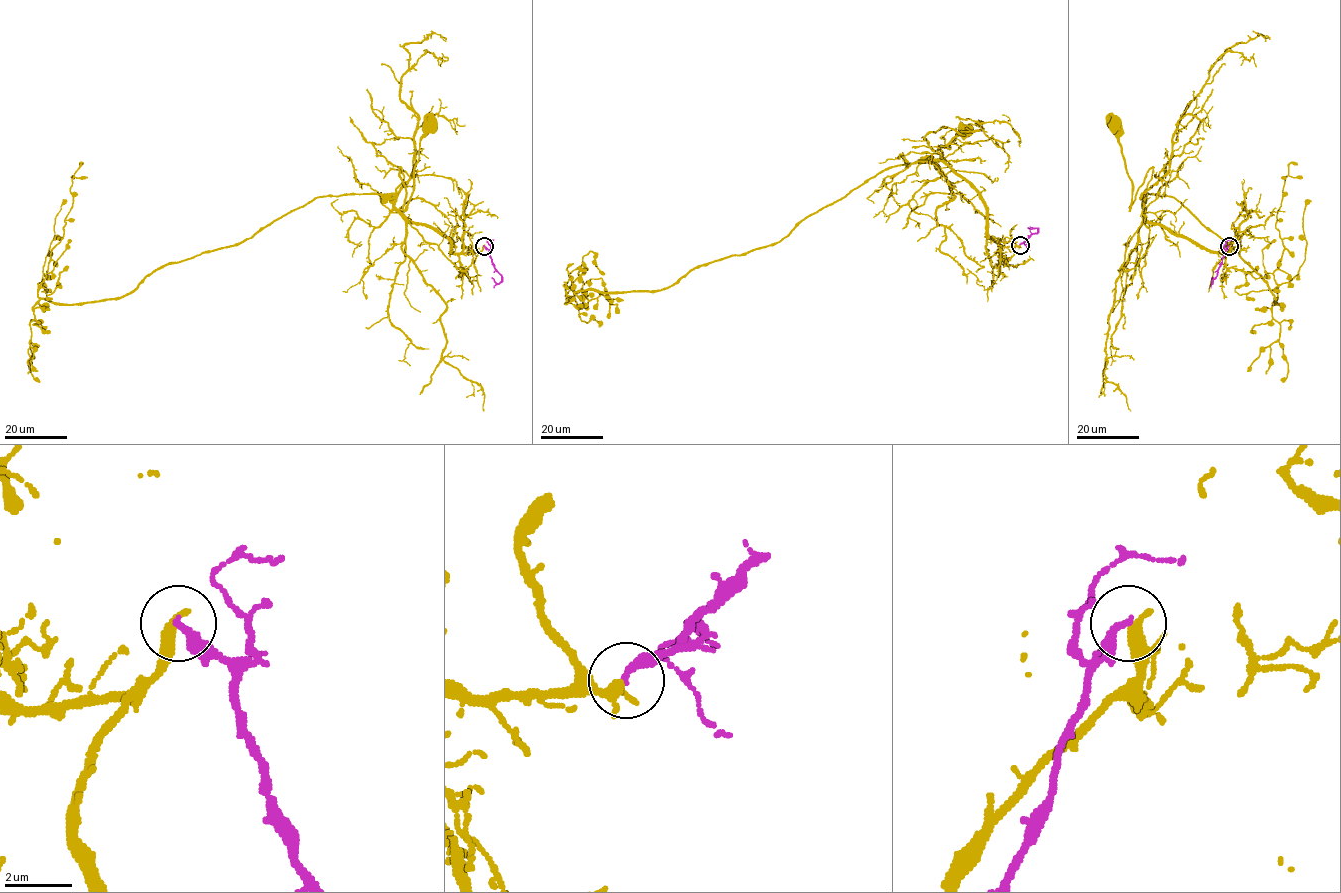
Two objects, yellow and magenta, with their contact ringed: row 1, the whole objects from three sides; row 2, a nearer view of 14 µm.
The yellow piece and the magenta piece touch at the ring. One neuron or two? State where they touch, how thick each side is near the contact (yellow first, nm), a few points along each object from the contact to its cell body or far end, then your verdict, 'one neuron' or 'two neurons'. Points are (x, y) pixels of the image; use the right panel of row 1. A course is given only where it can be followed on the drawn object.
place (1229, 246); calibres 300 and 260 nm; course yellow (1229, 246), (1230, 254), (1210, 251), (1150, 223), (1144, 190), (1152, 169), (1130, 210), (1132, 181), (1114, 124); course magenta (1229, 246), (1212, 283), (1211, 277); one neuron

